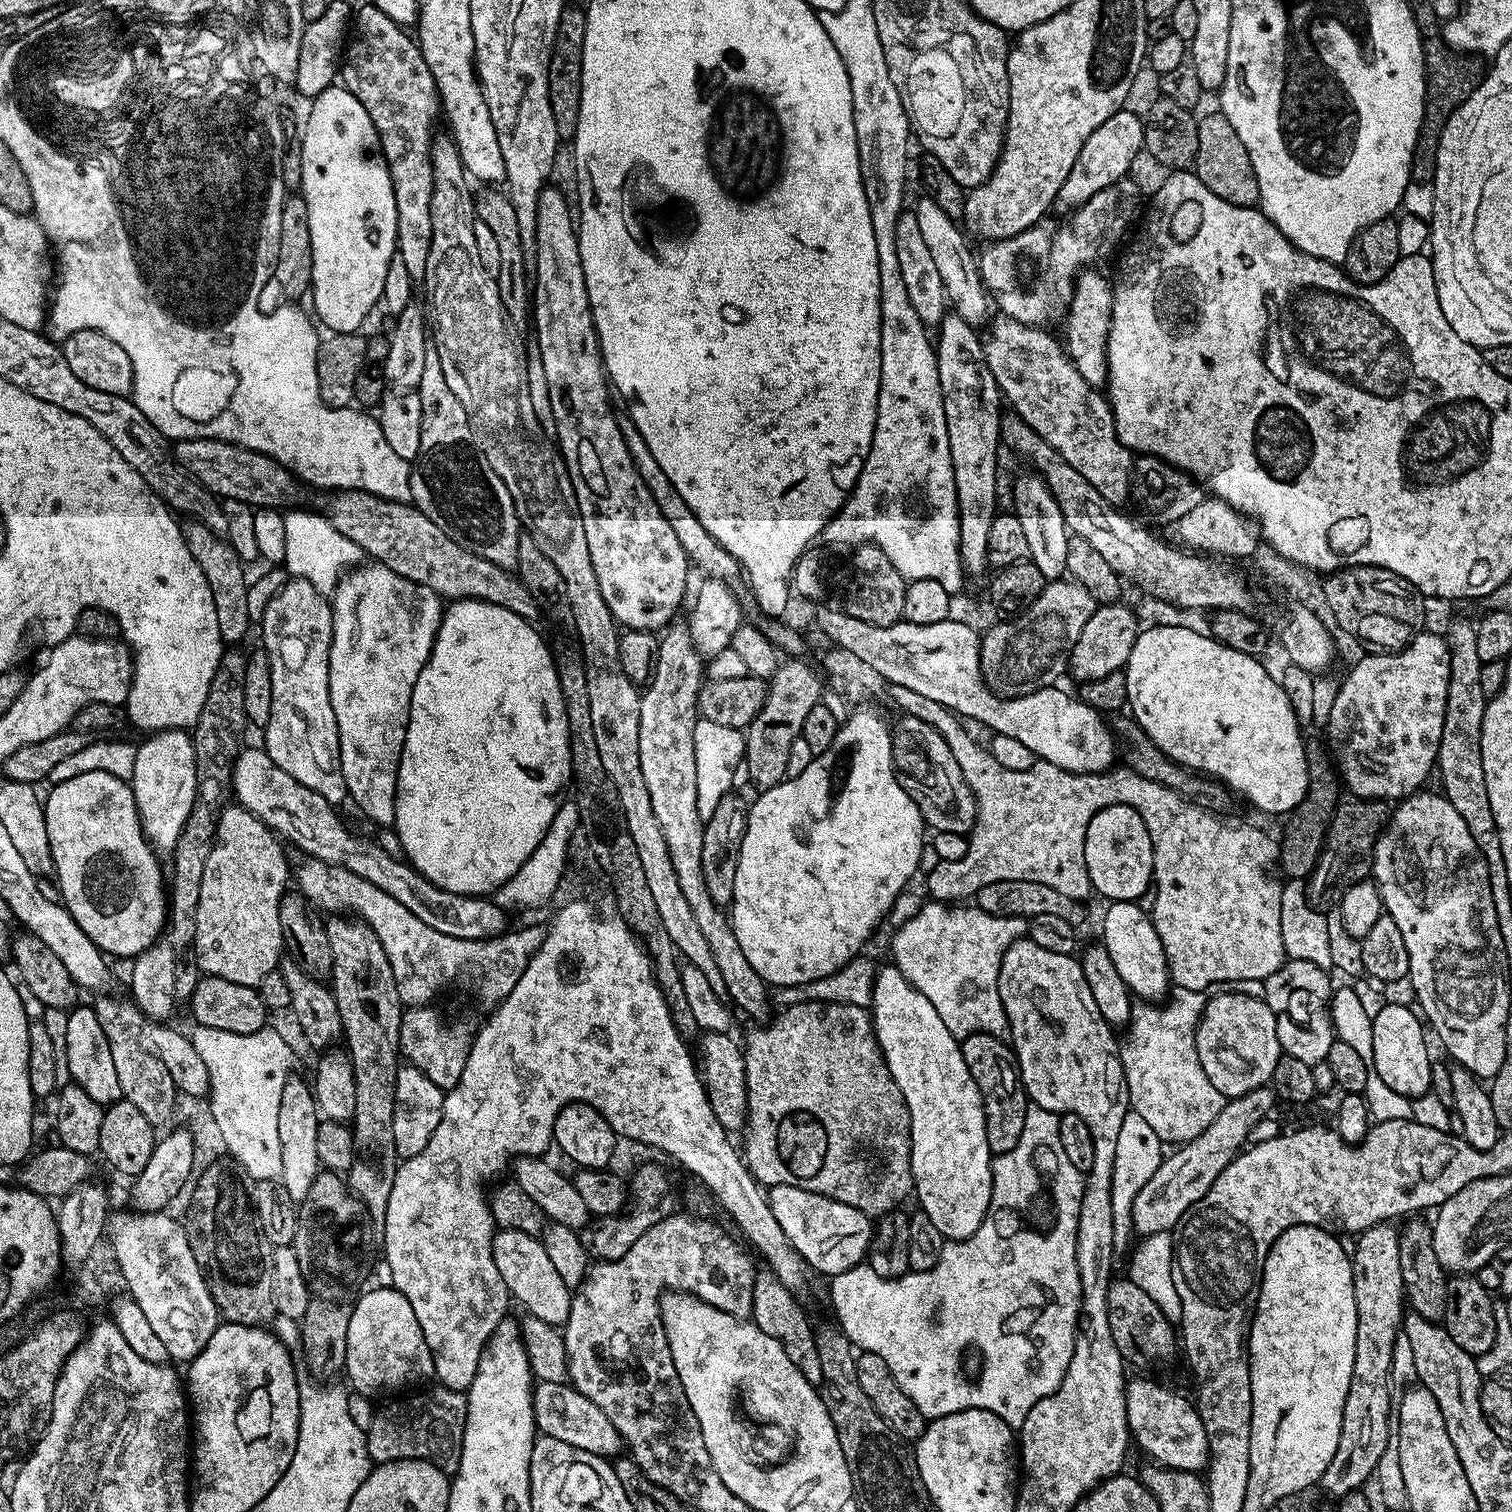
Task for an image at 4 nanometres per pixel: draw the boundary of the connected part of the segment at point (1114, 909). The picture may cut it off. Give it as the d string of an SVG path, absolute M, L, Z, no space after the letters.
M1126 900L1109 903L1102 920L1100 940L1129 991L1143 1001L1158 1002L1169 993L1172 984L1168 959L1151 915L1140 906L1135 901Z

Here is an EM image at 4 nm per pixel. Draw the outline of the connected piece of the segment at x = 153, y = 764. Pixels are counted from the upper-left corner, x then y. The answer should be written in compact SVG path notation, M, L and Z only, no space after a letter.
M170 728L160 732L151 733L143 743L137 745L134 760L134 774L131 778L132 793L135 806L139 812L140 824L143 826L144 835L149 844L160 854L170 854L177 844L178 836L186 818L193 808L197 790L196 759L194 758L193 742L191 735L185 729Z

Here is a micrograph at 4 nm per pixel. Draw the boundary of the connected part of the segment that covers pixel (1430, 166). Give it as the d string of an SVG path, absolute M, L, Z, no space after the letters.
M1437 33L1432 36L1432 44L1428 44L1428 54L1424 57L1424 71L1426 73L1426 95L1424 98L1424 117L1420 123L1420 133L1416 139L1414 146L1414 154L1412 155L1412 180L1418 183L1431 182L1436 177L1436 159L1438 158L1438 142L1442 138L1442 130L1446 126L1446 122L1450 118L1450 114L1454 114L1454 110L1458 110L1458 106L1462 106L1462 102L1466 102L1466 98L1470 98L1470 94L1476 87L1484 81L1484 72L1480 68L1481 61L1473 58L1468 54L1453 52L1444 42L1443 35Z

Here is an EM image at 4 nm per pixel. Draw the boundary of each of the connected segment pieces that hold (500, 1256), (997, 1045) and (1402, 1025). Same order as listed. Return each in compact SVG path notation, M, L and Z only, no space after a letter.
M516 1229L497 1231L492 1238L494 1266L498 1266L498 1274L502 1274L502 1282L506 1282L508 1295L525 1309L529 1316L542 1318L542 1322L562 1326L568 1321L570 1306L574 1295L558 1274L557 1267L550 1262L549 1255L543 1248L540 1238L530 1233L522 1233Z
M972 1032L963 1037L960 1049L982 1094L986 1114L986 1142L996 1156L1006 1154L1018 1146L1018 1138L1022 1138L1022 1126L1026 1126L1026 1110L1030 1107L1028 1093L1020 1083L1014 1053L1001 1037L991 1036L988 1032Z
M1388 1004L1377 1012L1375 1009L1372 1016L1374 1062L1370 1066L1371 1071L1382 1078L1390 1090L1409 1098L1426 1095L1433 1087L1432 1060L1428 1057L1428 1040L1424 1037L1425 1025L1421 1017L1413 1012L1404 1004Z

